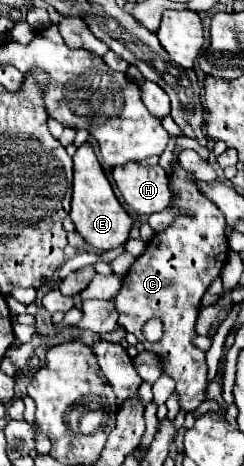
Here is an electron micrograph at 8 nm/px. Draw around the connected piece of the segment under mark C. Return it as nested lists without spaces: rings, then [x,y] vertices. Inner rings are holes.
[[[175,173],[171,177],[171,189],[177,195],[173,205],[189,209],[195,217],[177,217],[165,231],[153,235],[145,253],[135,259],[129,273],[123,277],[119,293],[111,299],[119,319],[117,323],[137,337],[146,351],[159,357],[161,369],[175,381],[175,393],[183,411],[195,411],[207,391],[207,363],[205,353],[191,343],[195,335],[195,319],[201,307],[201,295],[209,283],[221,273],[227,261],[227,237],[225,217],[215,203],[211,203],[191,181],[191,175]],[[151,317],[159,317],[163,323],[163,337],[151,343],[143,337],[141,327]]]

